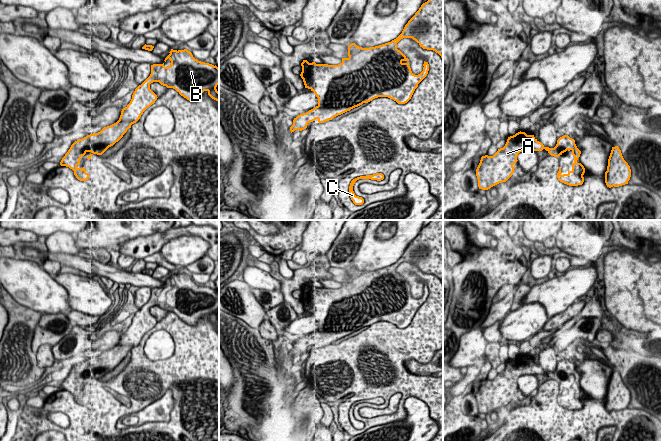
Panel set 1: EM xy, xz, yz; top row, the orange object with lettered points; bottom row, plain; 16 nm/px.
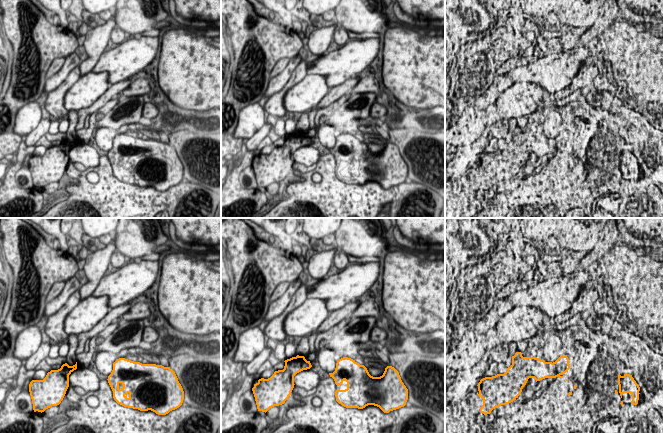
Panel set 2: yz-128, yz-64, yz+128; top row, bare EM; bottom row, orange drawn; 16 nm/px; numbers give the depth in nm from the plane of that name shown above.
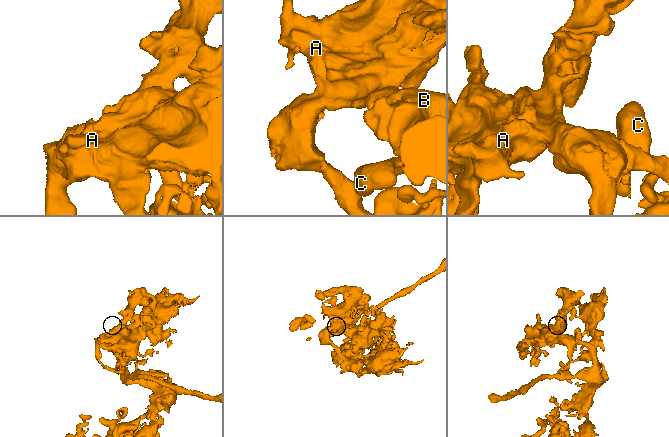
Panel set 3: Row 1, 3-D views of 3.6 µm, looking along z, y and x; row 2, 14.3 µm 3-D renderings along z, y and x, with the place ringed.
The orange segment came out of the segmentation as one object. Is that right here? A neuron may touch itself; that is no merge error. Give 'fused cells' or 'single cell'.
single cell

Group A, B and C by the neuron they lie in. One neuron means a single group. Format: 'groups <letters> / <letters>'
groups A B C

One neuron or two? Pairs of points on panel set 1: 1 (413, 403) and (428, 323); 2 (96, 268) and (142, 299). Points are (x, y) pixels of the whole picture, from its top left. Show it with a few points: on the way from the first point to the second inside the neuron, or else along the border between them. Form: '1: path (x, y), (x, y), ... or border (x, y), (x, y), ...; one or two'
1: border (403, 402), (408, 397), (417, 397), (430, 414); two
2: border (139, 287), (151, 288); two

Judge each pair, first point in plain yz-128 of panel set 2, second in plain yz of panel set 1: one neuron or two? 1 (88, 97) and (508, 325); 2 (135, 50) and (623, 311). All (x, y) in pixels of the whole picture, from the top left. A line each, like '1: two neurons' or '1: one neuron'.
1: one neuron
2: two neurons

